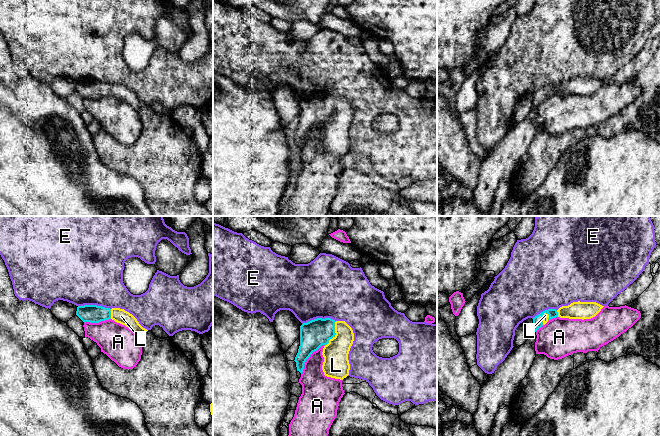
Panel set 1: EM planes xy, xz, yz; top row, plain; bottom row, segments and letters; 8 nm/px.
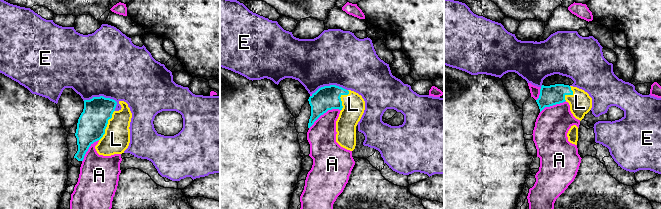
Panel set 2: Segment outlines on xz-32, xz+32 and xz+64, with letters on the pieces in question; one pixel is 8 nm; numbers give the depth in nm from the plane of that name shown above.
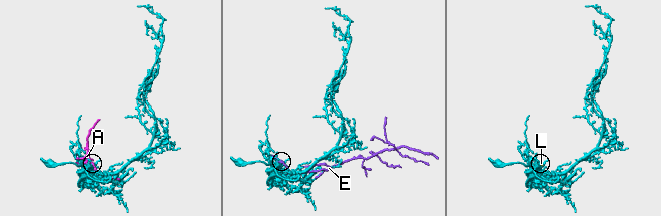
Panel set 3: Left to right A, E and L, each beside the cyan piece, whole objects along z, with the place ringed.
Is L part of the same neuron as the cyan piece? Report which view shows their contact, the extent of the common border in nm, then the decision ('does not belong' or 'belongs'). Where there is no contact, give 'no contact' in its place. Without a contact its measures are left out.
contact in xz; length 220 nm; belongs

